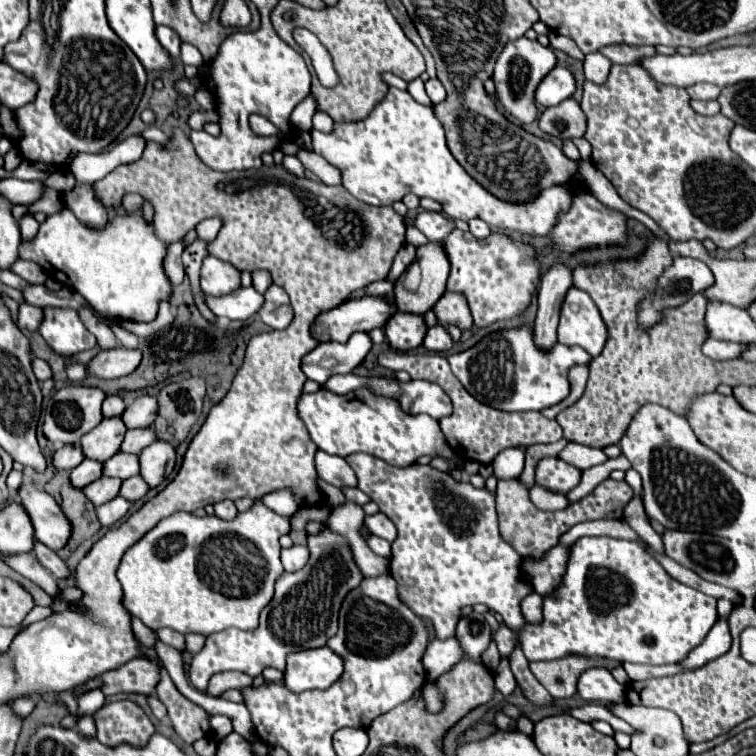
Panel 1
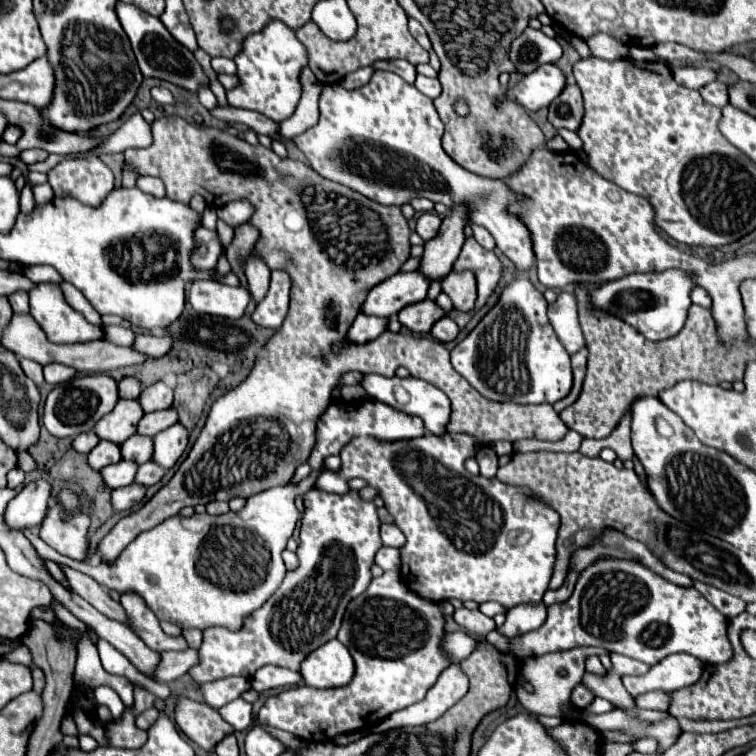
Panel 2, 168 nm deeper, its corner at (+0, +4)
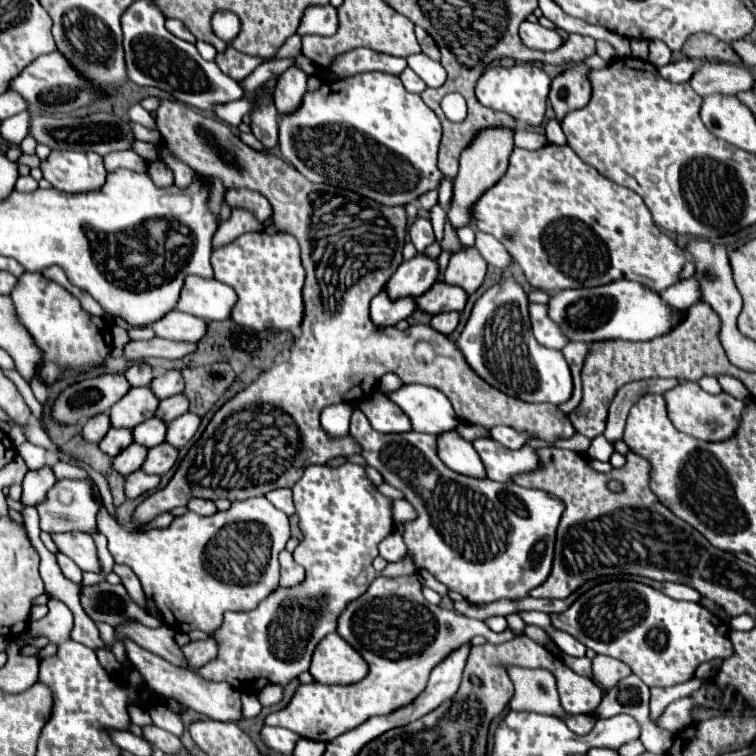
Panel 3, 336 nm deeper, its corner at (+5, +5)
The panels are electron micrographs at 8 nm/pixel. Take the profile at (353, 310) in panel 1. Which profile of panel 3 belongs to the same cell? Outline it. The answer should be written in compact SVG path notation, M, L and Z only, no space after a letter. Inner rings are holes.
M419 253L411 261L403 261L399 265L399 269L389 279L385 289L391 299L399 299L407 295L419 297L431 289L431 285L437 281L437 275L439 275L437 259Z

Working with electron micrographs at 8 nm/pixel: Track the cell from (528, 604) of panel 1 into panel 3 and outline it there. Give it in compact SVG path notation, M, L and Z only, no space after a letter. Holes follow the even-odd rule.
M379 575L369 585L367 593L363 593L361 597L357 597L355 601L351 601L345 607L345 611L339 617L337 633L347 643L351 643L355 647L355 651L359 651L365 657L365 661L369 663L369 675L363 681L353 683L353 685L323 685L317 681L313 681L309 685L299 685L291 703L281 711L271 713L265 719L265 725L279 725L279 727L285 727L285 729L299 733L305 739L329 743L335 737L359 727L369 717L387 715L391 711L411 703L417 695L423 693L431 669L437 663L441 663L445 659L445 655L449 655L453 649L461 647L463 643L471 641L475 635L483 635L489 643L505 643L505 641L511 641L515 637L511 633L511 629L507 629L503 633L493 633L483 621L469 619L457 611L447 611L439 605L431 605L421 593L421 583L419 583L417 575L409 575L409 577L383 577L383 575Z

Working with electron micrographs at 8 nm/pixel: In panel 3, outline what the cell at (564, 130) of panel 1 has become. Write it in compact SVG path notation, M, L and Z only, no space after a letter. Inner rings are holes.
M575 63L573 67L559 73L551 83L551 105L555 109L557 119L561 121L569 111L581 109L591 99L591 83L589 83L589 67L585 63Z

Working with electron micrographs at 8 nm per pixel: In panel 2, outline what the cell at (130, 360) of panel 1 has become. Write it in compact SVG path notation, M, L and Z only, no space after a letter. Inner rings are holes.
M136 336L132 348L138 348L138 352L146 352L146 356L150 358L158 358L164 356L172 346L172 338L170 336Z

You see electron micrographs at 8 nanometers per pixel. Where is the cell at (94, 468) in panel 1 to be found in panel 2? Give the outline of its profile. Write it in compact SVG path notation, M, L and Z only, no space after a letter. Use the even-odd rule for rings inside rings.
M102 440L102 442L88 454L88 464L90 464L90 468L100 470L100 468L104 468L104 466L110 466L110 464L120 462L120 458L122 458L122 456L120 456L120 446Z

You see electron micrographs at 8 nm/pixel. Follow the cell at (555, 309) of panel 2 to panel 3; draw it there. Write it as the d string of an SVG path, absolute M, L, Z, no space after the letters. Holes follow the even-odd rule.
M539 303L529 305L529 317L531 317L533 335L543 347L563 349L569 343L567 337L561 333L561 329L549 319L545 305L539 305Z

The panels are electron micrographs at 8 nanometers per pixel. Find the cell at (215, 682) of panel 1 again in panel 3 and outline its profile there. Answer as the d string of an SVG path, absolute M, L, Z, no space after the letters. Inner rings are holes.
M125 639L125 651L127 651L127 659L141 673L141 677L149 683L149 687L153 687L163 697L171 697L171 699L179 701L181 705L191 707L193 711L203 713L203 715L207 715L209 719L215 719L215 721L235 721L237 723L237 721L243 719L239 693L229 683L213 683L213 681L201 679L199 673L181 669L181 667L173 667L171 663L165 663L165 659L161 659L161 657L153 655L151 651L139 647L131 639Z

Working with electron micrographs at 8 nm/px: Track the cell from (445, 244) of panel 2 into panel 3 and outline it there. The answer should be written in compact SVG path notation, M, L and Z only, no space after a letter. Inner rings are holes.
M487 127L485 131L479 131L473 137L473 143L469 147L465 147L459 161L459 175L453 179L453 201L449 211L449 221L455 229L471 223L469 209L483 195L483 191L493 187L505 175L511 151L513 151L513 129L507 127L491 127L491 129Z

